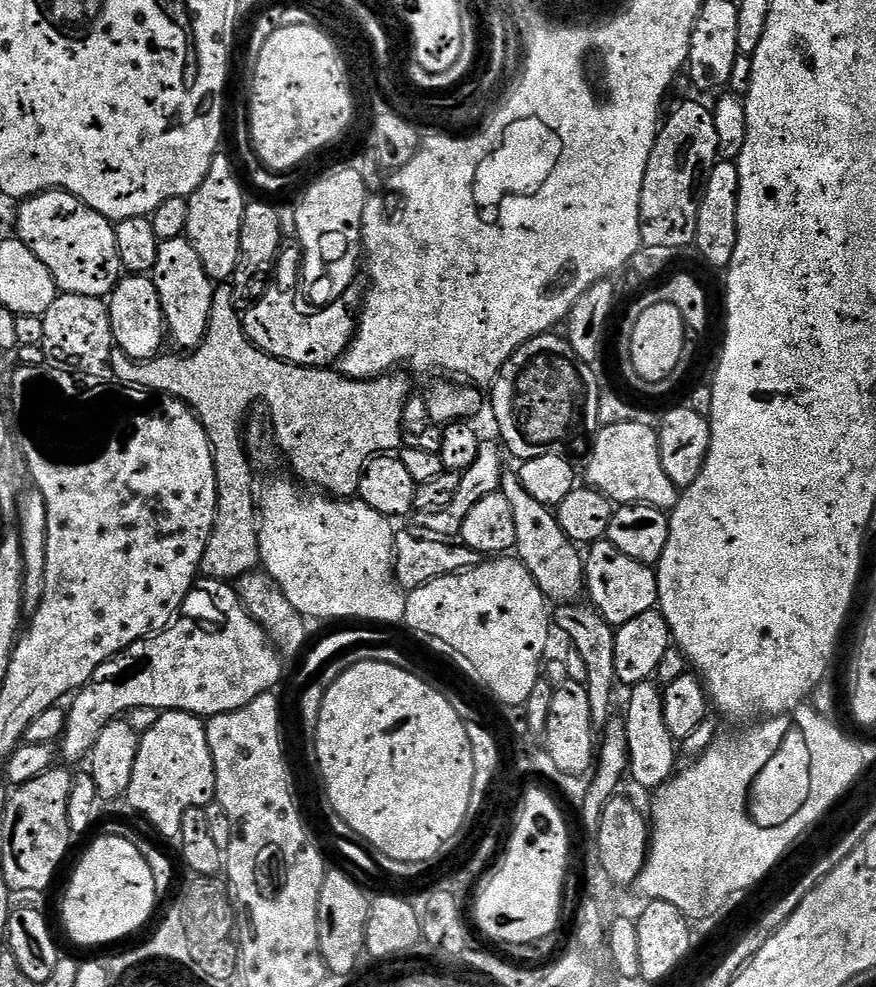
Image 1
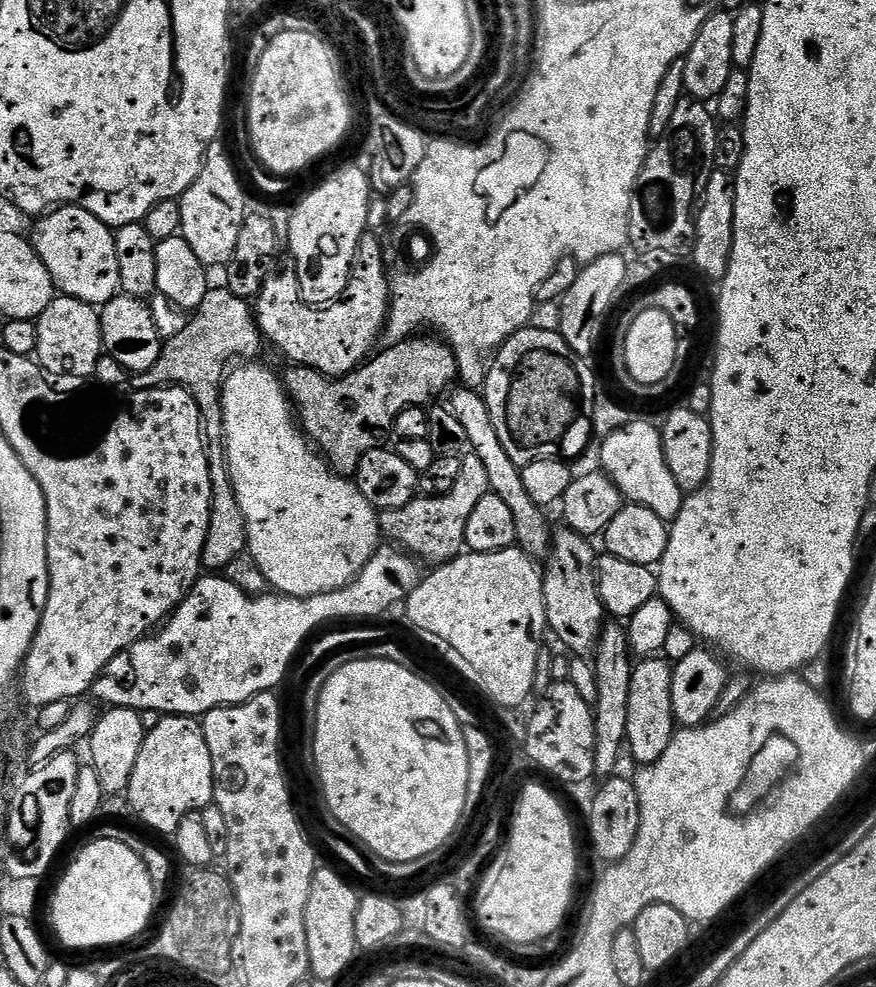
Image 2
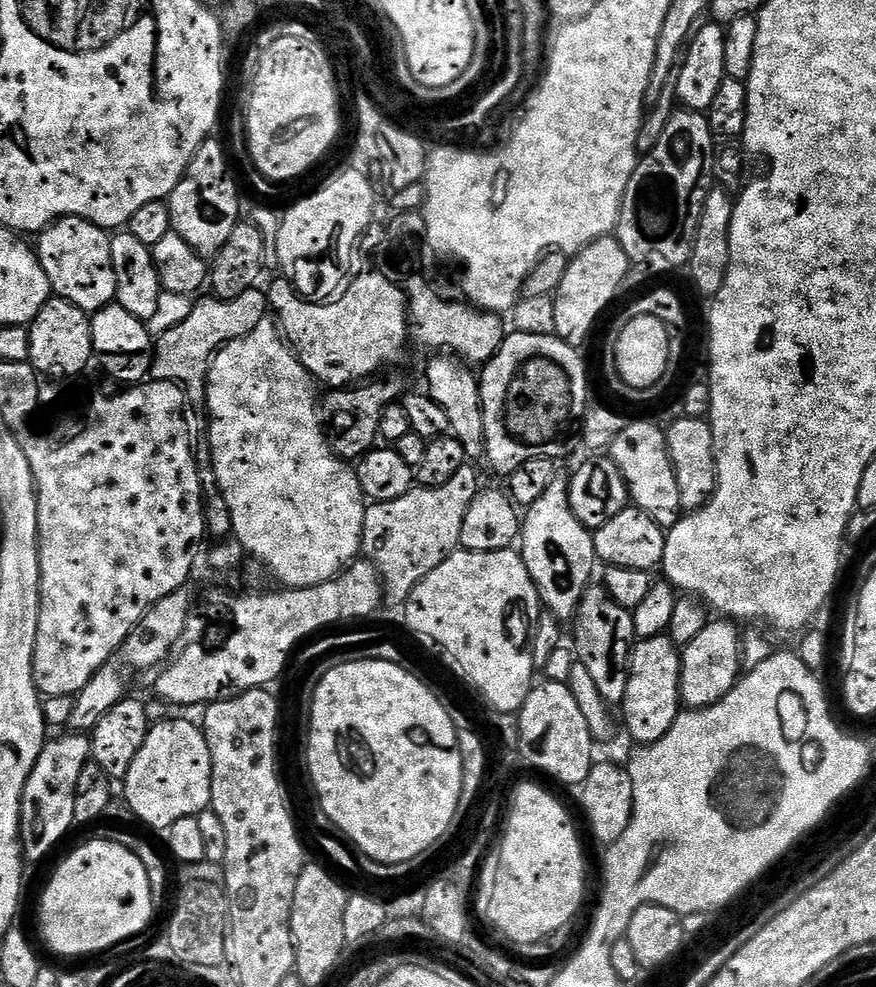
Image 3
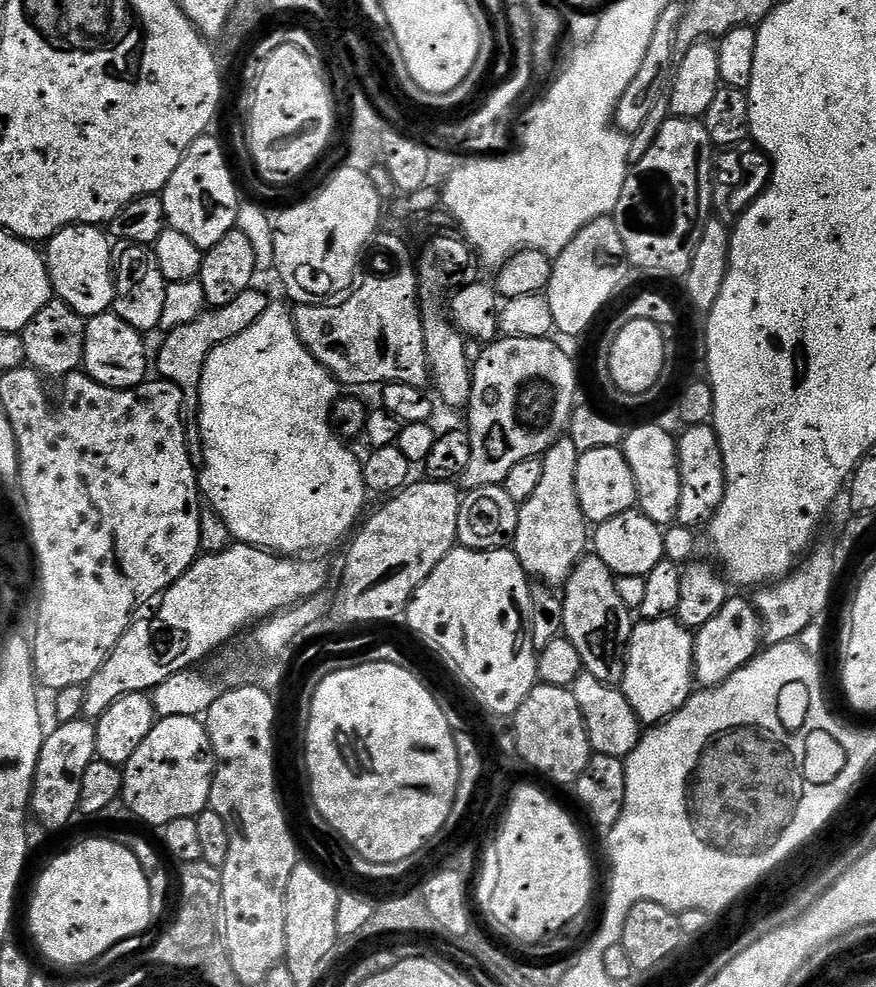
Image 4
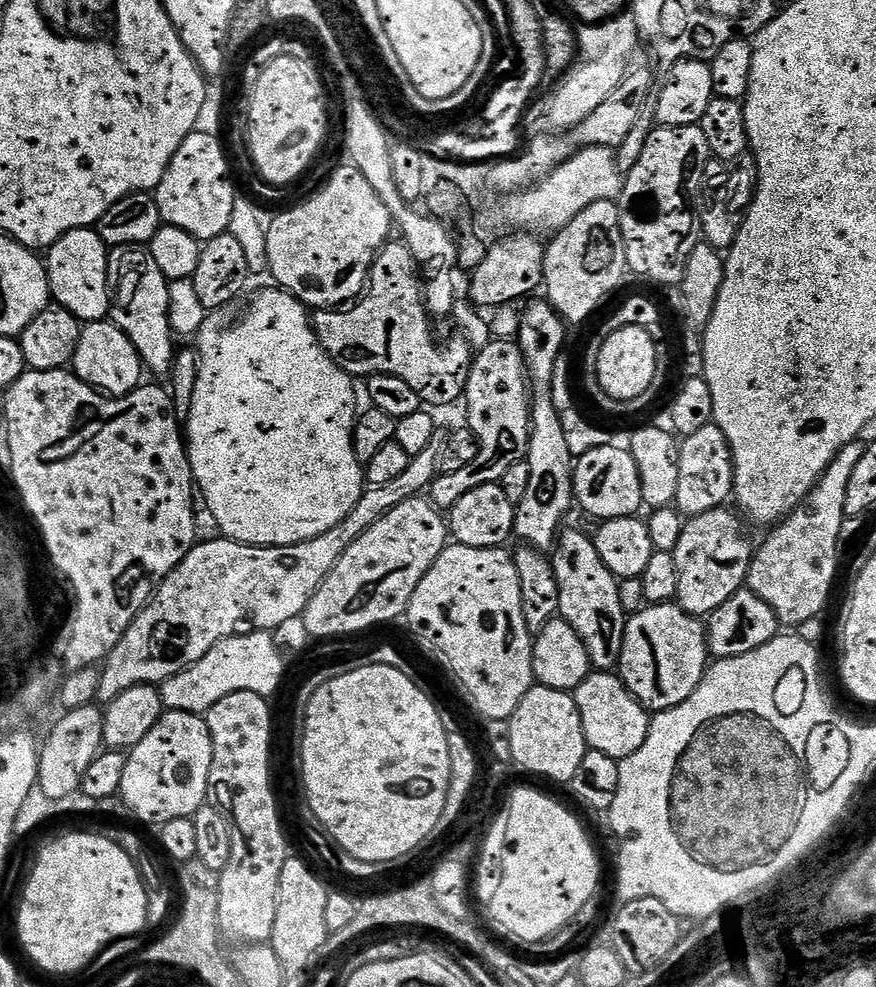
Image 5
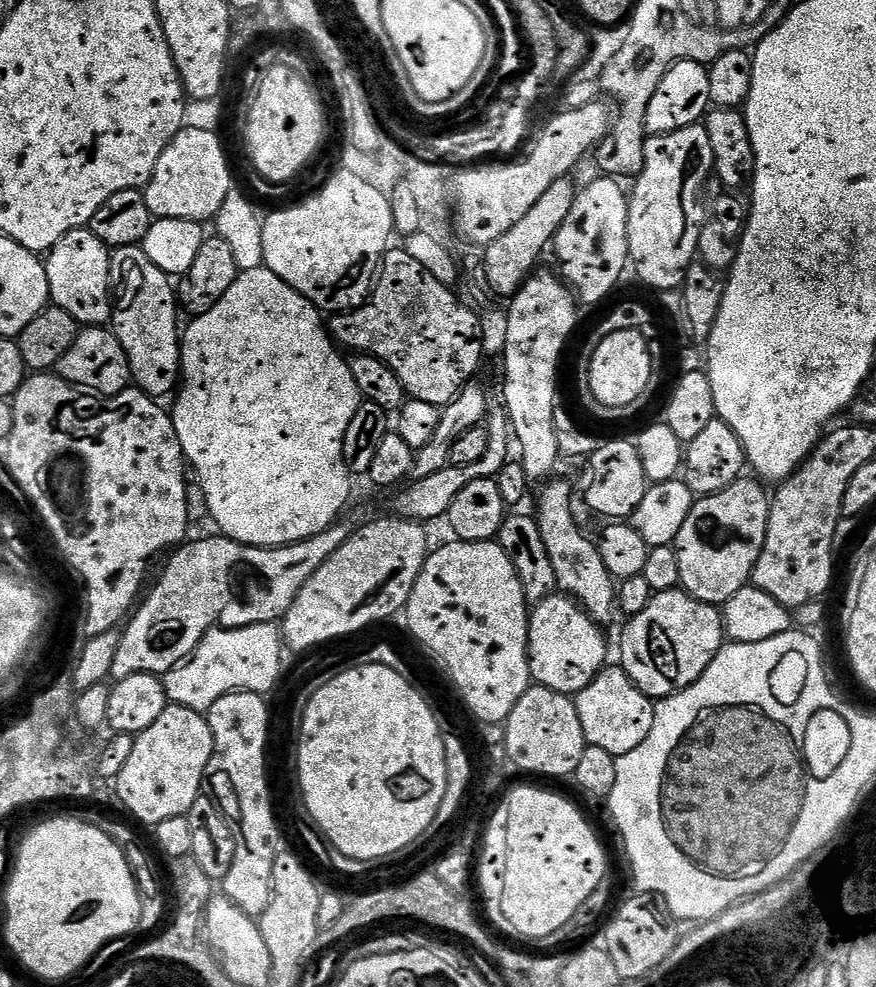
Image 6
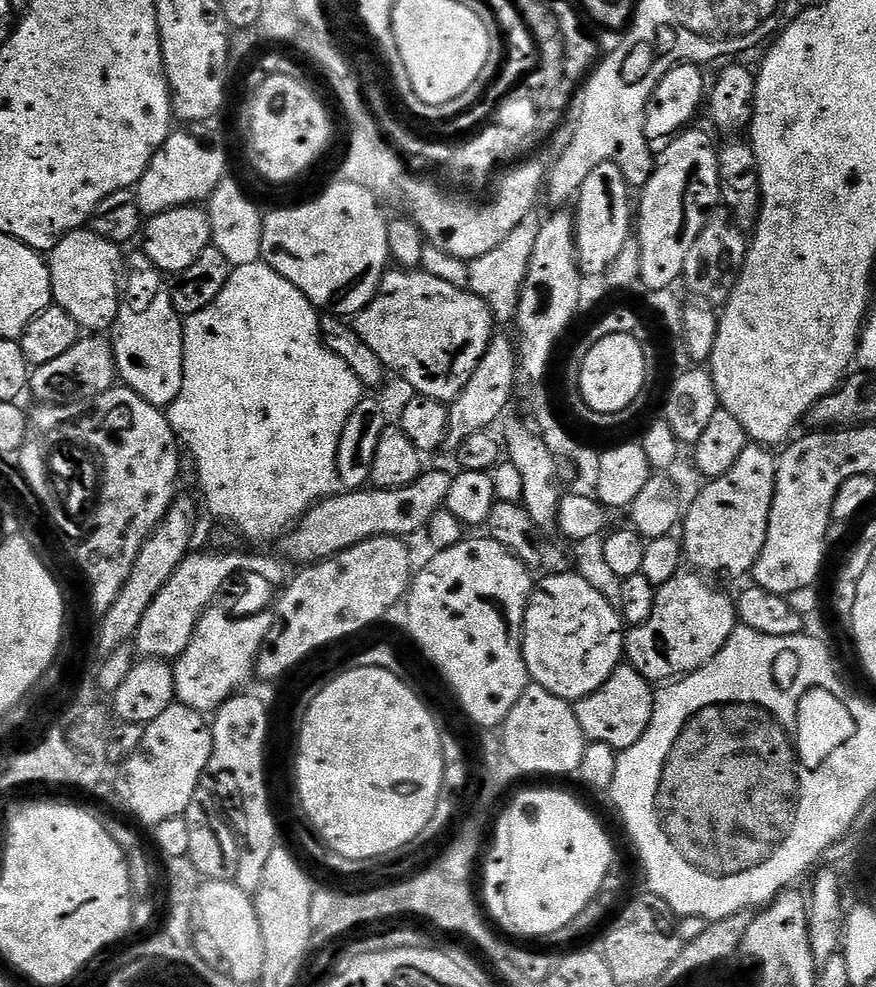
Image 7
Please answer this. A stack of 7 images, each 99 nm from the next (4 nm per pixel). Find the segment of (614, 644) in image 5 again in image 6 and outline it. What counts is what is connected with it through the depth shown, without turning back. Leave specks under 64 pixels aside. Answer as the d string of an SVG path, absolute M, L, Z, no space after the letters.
M552 478L543 485L540 505L534 509L538 526L542 530L542 542L550 553L554 574L558 578L557 589L563 595L572 597L597 624L608 626L612 615L618 612L618 584L602 562L597 541L592 540L580 529L576 512L572 509L572 488L564 480Z

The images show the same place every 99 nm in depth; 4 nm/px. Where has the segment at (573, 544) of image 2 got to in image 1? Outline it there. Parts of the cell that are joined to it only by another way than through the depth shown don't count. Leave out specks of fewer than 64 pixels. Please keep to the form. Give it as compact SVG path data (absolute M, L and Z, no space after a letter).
M584 602L557 607L554 612L554 624L555 627L557 624L572 639L571 647L580 655L582 662L586 662L586 684L590 694L593 725L607 724L613 715L612 699L616 696L616 688L618 689L616 671L614 670L616 633L613 625L606 623L595 608Z

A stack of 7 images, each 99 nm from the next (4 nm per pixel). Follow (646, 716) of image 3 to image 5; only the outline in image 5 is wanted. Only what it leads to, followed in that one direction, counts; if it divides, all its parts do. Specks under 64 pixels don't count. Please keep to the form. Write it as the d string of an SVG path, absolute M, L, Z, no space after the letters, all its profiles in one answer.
M676 602L648 604L639 612L628 616L618 675L630 690L630 694L634 694L634 698L643 708L648 709L649 713L665 712L686 702L686 698L690 698L690 694L694 694L694 690L702 682L709 664L708 629L705 621L701 617L692 616Z

